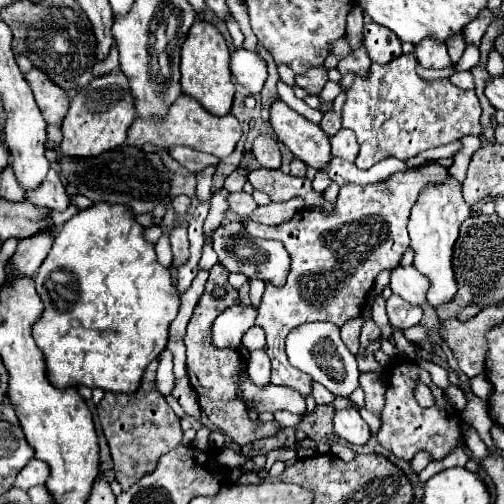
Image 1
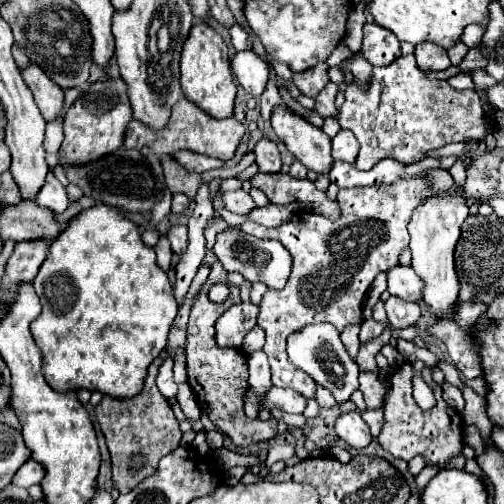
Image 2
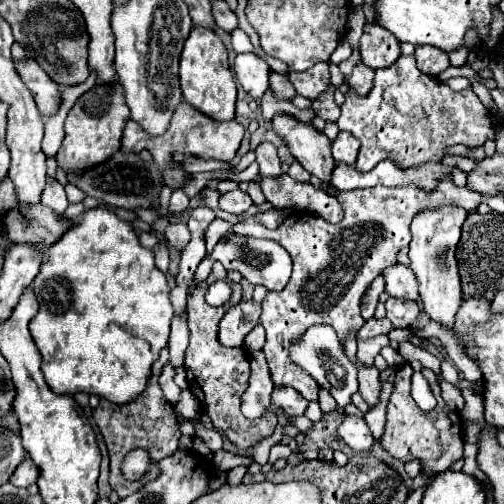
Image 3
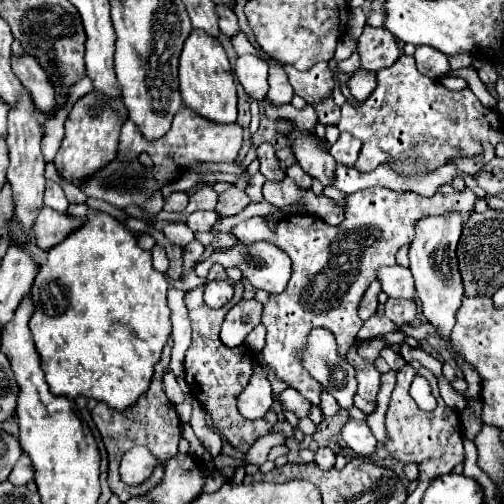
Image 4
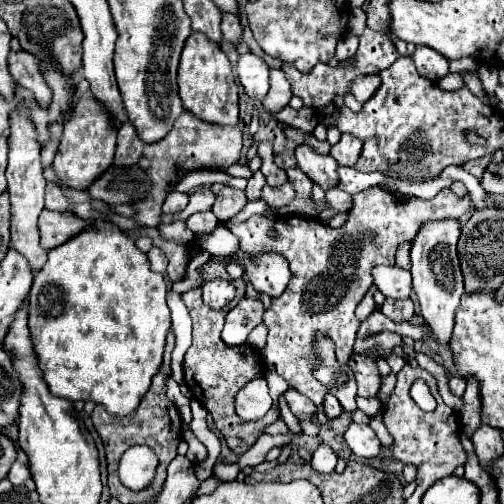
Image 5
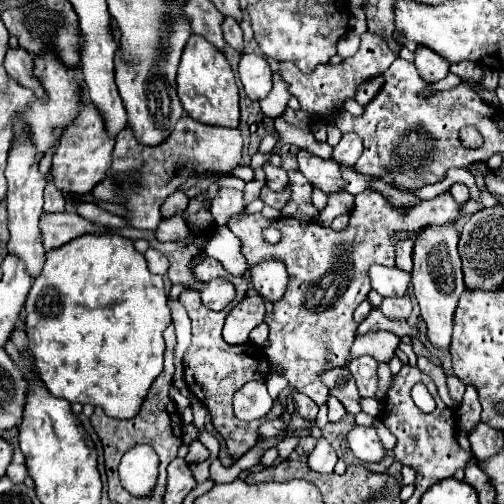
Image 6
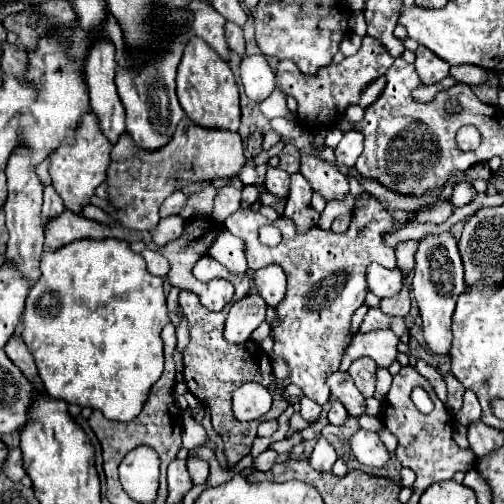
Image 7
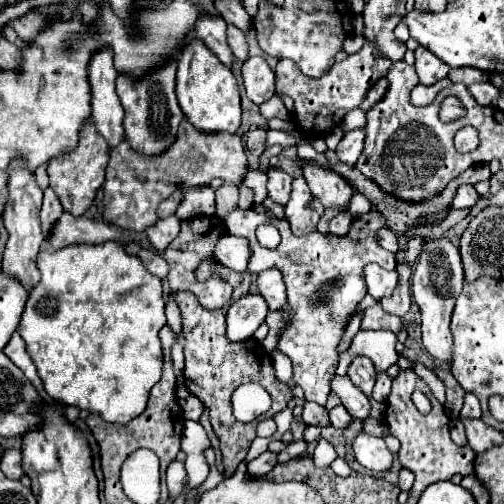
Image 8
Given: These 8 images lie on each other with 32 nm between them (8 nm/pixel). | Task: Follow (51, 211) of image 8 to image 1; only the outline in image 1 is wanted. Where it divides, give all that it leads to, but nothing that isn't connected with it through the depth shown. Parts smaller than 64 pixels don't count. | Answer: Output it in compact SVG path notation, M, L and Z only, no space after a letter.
M54 168L48 172L48 176L42 180L40 186L28 190L26 200L36 204L38 208L54 208L54 210L66 210L70 204L68 194Z

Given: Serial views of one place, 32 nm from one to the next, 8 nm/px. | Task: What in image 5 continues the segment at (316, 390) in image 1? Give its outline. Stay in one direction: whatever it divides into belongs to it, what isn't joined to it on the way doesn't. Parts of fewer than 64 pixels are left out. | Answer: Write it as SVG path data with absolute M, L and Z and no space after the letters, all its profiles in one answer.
M326 394L324 396L324 412L326 412L326 416L328 418L336 418L340 412L342 412L342 408L340 408L340 402L332 396L332 394Z

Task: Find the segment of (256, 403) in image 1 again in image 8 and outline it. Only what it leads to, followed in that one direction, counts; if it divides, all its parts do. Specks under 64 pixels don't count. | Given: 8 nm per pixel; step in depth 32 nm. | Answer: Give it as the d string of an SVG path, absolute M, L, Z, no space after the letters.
M304 400L304 406L302 406L302 420L306 424L326 424L328 420L328 414L322 406L318 404L312 404L310 400Z

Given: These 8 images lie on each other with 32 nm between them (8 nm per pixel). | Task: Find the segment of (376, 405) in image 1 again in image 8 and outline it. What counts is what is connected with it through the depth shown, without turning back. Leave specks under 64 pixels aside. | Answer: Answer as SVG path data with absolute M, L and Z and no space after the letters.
M356 357L348 368L348 376L352 378L356 388L360 388L366 396L372 396L374 382L376 382L376 368L374 368L372 360L366 357Z

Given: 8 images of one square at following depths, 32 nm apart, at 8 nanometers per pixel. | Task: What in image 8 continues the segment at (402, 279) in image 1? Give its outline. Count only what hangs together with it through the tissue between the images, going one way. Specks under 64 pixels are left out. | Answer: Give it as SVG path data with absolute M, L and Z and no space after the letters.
M368 264L364 268L364 280L368 286L368 292L380 300L384 296L392 296L392 292L398 288L398 272L396 270L384 270L378 264Z

